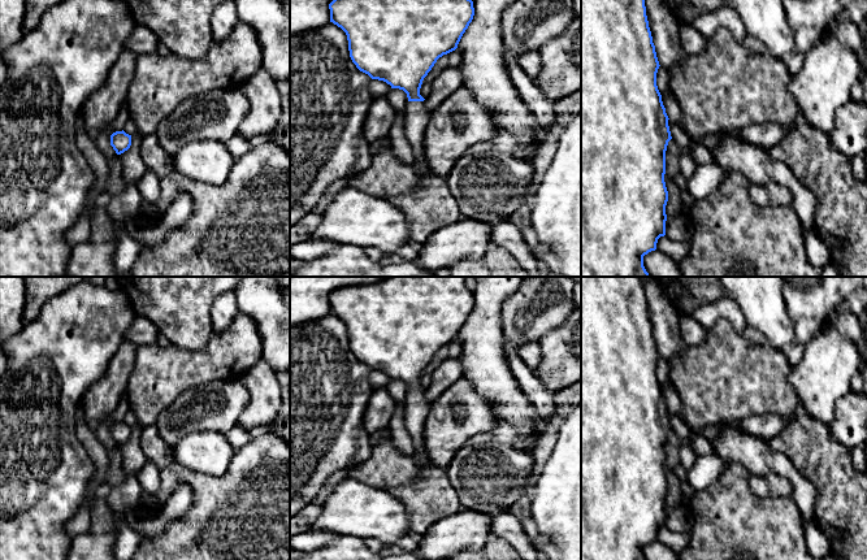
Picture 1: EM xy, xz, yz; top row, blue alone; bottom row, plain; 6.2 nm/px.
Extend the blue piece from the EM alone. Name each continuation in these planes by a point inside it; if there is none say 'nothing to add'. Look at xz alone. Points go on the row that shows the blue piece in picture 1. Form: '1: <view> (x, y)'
1: xz (416, 116)

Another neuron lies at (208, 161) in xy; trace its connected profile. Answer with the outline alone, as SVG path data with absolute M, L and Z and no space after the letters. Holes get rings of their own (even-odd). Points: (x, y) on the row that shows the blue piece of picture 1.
M195 140L182 146L172 157L173 169L192 181L222 185L235 162L225 143Z

